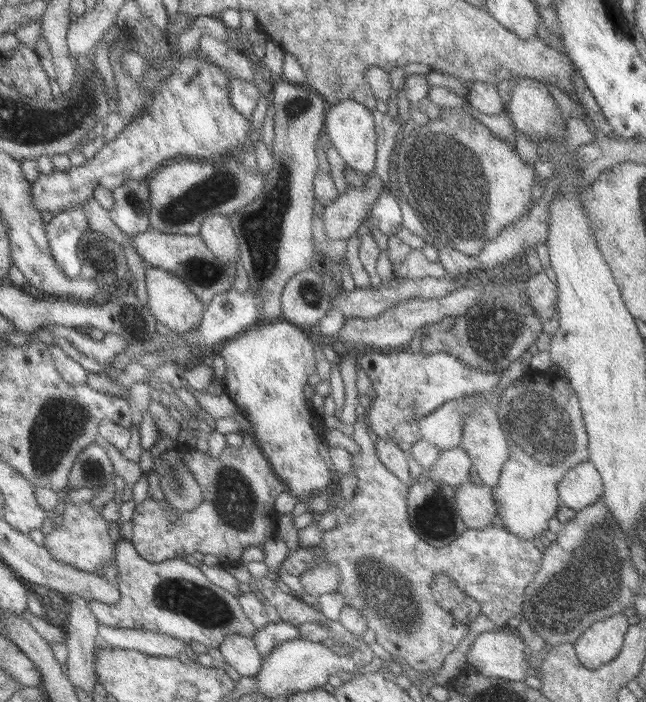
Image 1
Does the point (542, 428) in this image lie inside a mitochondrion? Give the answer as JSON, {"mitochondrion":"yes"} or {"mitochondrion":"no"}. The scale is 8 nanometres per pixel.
{"mitochondrion":"yes"}

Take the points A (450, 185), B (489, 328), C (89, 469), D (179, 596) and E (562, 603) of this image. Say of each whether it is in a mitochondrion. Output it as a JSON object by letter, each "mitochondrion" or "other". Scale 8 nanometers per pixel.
{"A":"mitochondrion","B":"mitochondrion","C":"mitochondrion","D":"mitochondrion","E":"mitochondrion"}

